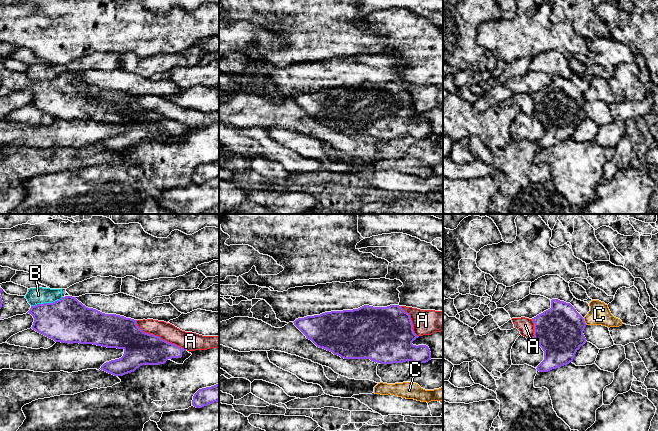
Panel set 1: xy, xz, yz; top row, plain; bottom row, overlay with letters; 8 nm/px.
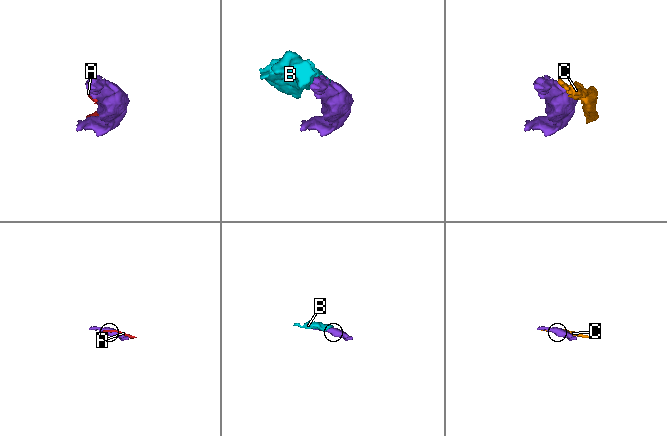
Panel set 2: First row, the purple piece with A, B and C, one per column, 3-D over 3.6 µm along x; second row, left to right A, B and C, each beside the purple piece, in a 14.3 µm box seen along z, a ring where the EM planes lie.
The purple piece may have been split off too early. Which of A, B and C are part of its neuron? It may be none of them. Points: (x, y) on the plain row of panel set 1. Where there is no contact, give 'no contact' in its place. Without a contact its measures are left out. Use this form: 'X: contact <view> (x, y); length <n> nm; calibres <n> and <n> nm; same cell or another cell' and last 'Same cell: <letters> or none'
A: contact xy (159, 113); length 480 nm; calibres 260 and 140 nm; another cell
B: contact xy (46, 79); length 260 nm; calibres 360 and 140 nm; another cell
C: contact yz (584, 97); length 60 nm; calibres 380 and 170 nm; another cell
Same cell: none

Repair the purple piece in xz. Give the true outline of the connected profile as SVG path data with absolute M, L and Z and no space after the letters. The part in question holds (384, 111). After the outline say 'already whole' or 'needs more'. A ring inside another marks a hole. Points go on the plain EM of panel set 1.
M364 81L353 86L331 87L298 94L293 99L317 123L344 135L370 135L380 140L406 137L421 140L431 136L428 122L412 120L419 112L413 107L410 91L399 81L387 83Z | already whole

